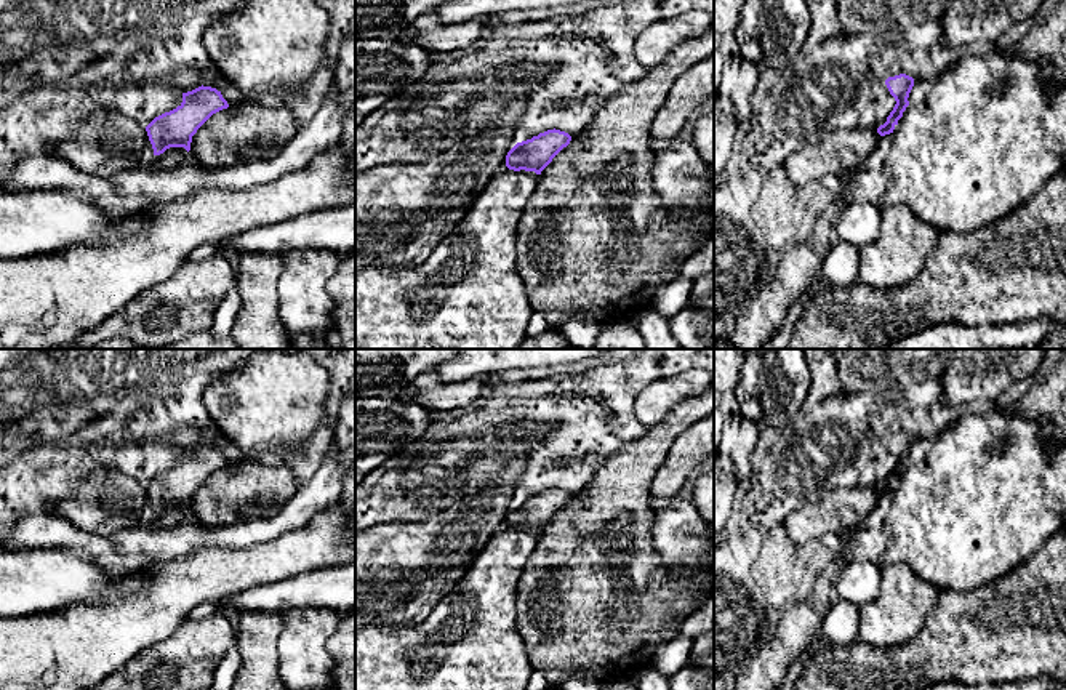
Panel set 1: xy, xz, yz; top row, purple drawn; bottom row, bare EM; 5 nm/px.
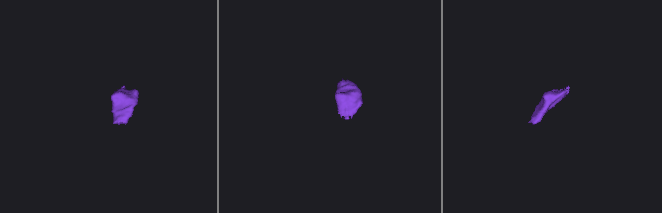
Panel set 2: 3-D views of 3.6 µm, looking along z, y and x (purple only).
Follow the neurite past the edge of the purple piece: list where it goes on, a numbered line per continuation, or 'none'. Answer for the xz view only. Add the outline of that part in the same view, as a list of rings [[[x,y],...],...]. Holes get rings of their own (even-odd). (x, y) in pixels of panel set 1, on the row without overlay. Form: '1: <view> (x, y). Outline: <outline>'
none

